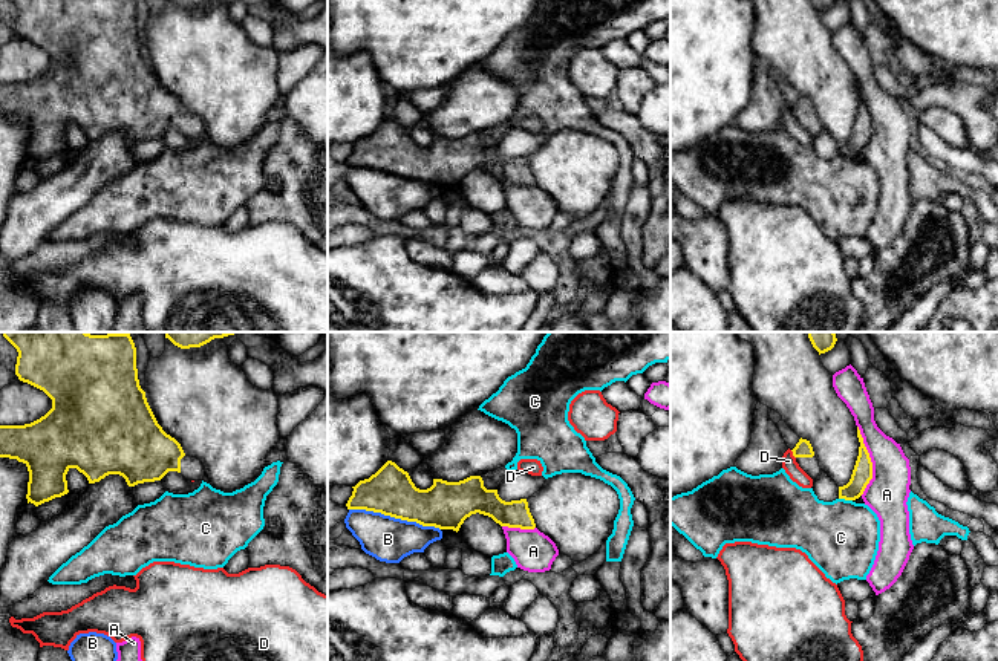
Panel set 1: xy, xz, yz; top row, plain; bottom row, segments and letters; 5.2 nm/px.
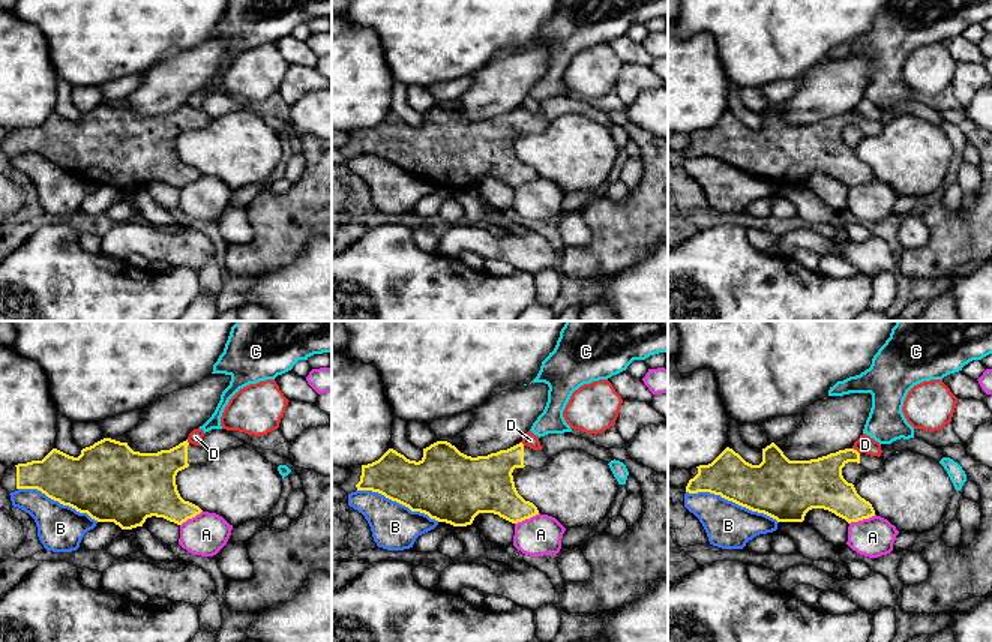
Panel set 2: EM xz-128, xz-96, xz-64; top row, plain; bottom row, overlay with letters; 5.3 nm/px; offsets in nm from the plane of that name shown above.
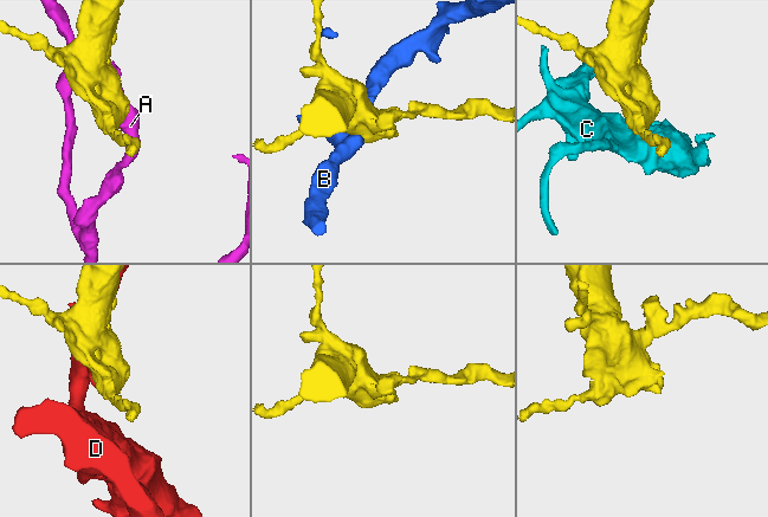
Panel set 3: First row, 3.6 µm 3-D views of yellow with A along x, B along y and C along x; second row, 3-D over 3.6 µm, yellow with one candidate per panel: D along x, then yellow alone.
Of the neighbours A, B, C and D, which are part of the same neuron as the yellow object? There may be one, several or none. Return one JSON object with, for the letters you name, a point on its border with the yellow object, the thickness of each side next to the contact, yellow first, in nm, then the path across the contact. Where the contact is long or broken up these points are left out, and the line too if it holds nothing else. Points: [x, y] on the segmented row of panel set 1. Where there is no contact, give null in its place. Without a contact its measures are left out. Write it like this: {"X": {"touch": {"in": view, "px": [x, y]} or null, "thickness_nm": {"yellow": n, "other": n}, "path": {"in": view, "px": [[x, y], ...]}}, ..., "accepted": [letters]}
{"accepted": []}

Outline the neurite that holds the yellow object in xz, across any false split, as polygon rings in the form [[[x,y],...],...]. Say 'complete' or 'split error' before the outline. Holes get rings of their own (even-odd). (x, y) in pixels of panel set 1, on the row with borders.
complete; [[[387,461],[375,474],[360,480],[352,488],[352,496],[346,503],[347,510],[381,513],[395,519],[416,522],[422,526],[453,529],[458,532],[467,517],[479,513],[491,517],[501,526],[520,529],[536,528],[527,499],[505,502],[499,497],[497,490],[487,490],[484,487],[481,476],[470,476],[459,482],[433,479],[430,488],[419,490],[415,487],[407,471],[400,468],[395,462]]]

